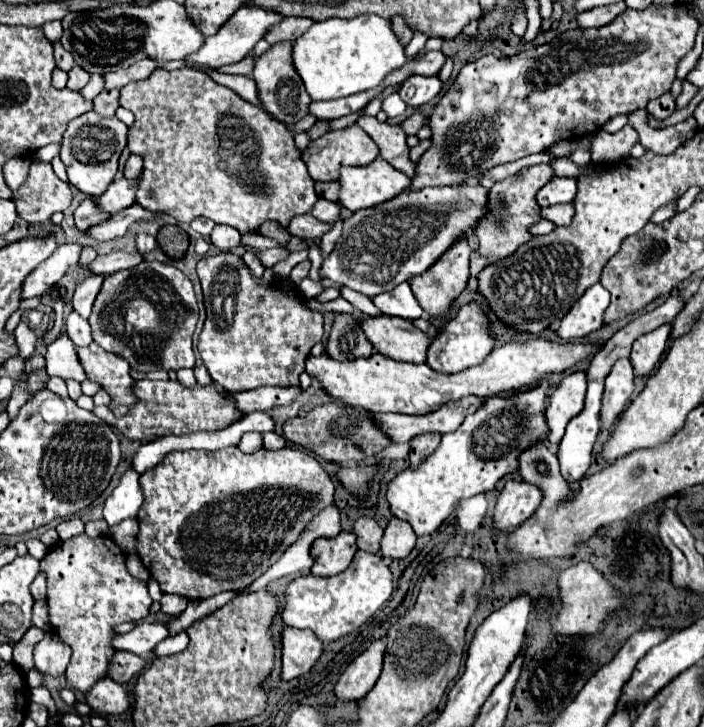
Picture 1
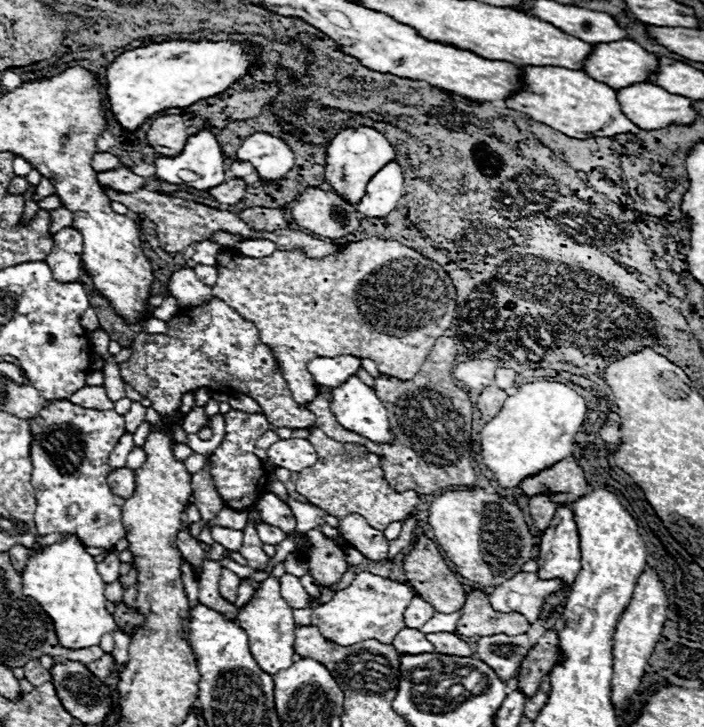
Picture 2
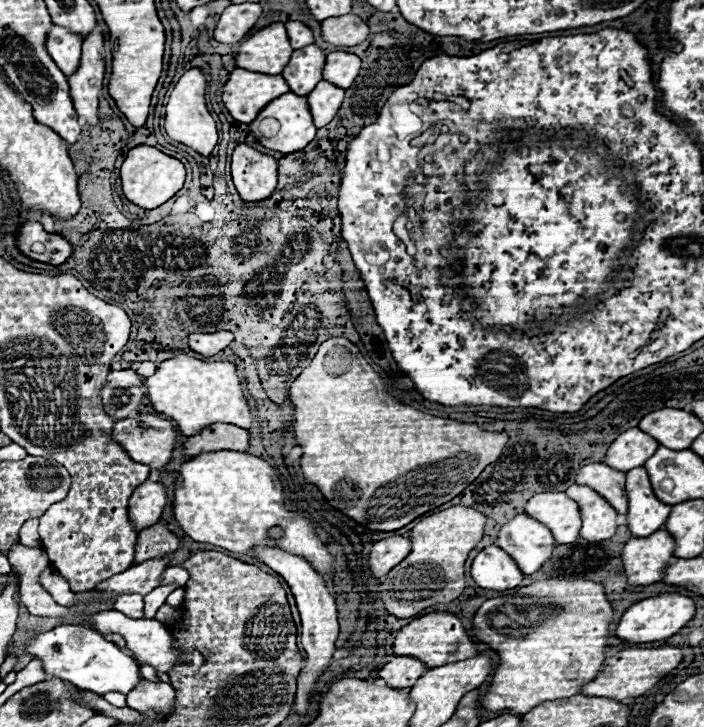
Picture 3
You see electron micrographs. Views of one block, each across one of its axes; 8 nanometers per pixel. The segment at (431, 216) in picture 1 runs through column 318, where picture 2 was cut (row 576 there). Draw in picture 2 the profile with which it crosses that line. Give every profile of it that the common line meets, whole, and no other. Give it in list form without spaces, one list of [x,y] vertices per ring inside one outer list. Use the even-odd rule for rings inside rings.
[[[270,576],[258,584],[258,590],[254,590],[252,600],[238,610],[238,624],[246,628],[246,634],[250,636],[250,652],[258,666],[264,672],[278,672],[284,668],[290,668],[294,662],[294,620],[292,620],[292,608],[282,600],[280,596],[280,582],[278,578]]]

